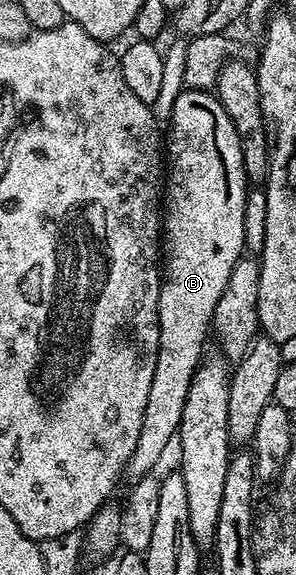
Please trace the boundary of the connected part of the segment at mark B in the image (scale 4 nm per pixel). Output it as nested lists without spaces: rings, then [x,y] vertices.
[[[192,89],[182,90],[182,95],[178,97],[173,103],[173,116],[170,117],[169,123],[173,126],[173,132],[167,135],[167,178],[163,183],[163,278],[161,281],[161,292],[159,293],[159,353],[157,354],[157,360],[155,361],[155,377],[151,381],[151,393],[147,393],[147,409],[143,409],[143,429],[139,429],[139,441],[135,445],[135,453],[131,453],[129,458],[129,465],[127,468],[127,475],[130,475],[130,480],[136,481],[143,476],[150,474],[154,470],[153,466],[160,461],[165,455],[165,450],[169,447],[169,442],[178,438],[181,430],[181,418],[183,417],[183,405],[187,405],[187,389],[191,389],[191,381],[195,377],[198,367],[203,362],[203,354],[201,350],[205,347],[205,334],[210,334],[211,324],[213,321],[213,314],[215,313],[215,305],[219,302],[219,297],[223,294],[223,289],[227,286],[227,281],[230,280],[231,271],[235,268],[236,263],[243,258],[243,252],[245,251],[245,238],[243,237],[243,205],[245,204],[245,192],[247,190],[247,180],[245,177],[245,170],[243,169],[243,149],[241,148],[241,142],[239,141],[239,133],[235,133],[235,125],[231,125],[231,117],[227,117],[227,109],[223,109],[223,105],[218,101],[216,94],[213,91],[195,91]]]

